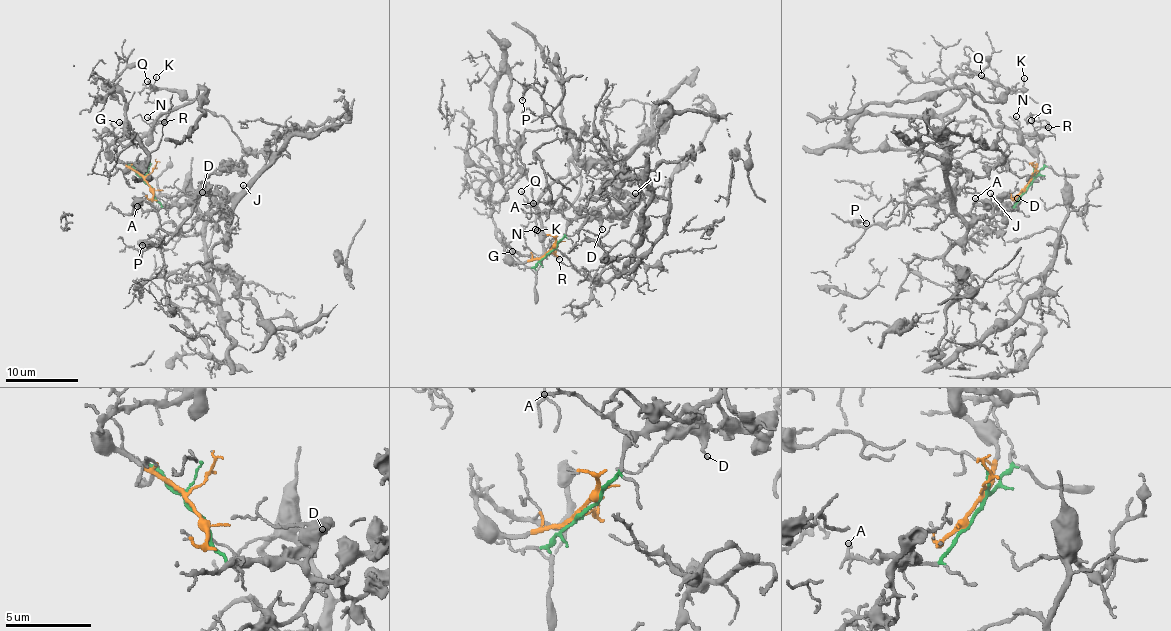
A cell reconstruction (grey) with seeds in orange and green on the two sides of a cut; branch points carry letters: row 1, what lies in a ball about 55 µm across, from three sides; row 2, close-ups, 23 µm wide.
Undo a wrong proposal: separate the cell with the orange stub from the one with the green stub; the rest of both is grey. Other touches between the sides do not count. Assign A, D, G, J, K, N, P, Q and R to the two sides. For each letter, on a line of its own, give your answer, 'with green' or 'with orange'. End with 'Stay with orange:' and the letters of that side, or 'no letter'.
A: with green
D: with green
G: with orange
J: with green
K: with orange
N: with orange
P: with green
Q: with orange
R: with orange
Stay with orange: G, K, N, Q, R

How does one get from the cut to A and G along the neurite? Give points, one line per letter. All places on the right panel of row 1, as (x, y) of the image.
A: (1029, 185), (1012, 207), (978, 205), (975, 198)
G: (1029, 183), (1036, 171), (1036, 158), (1022, 140), (1054, 135), (1045, 121), (1031, 120)

